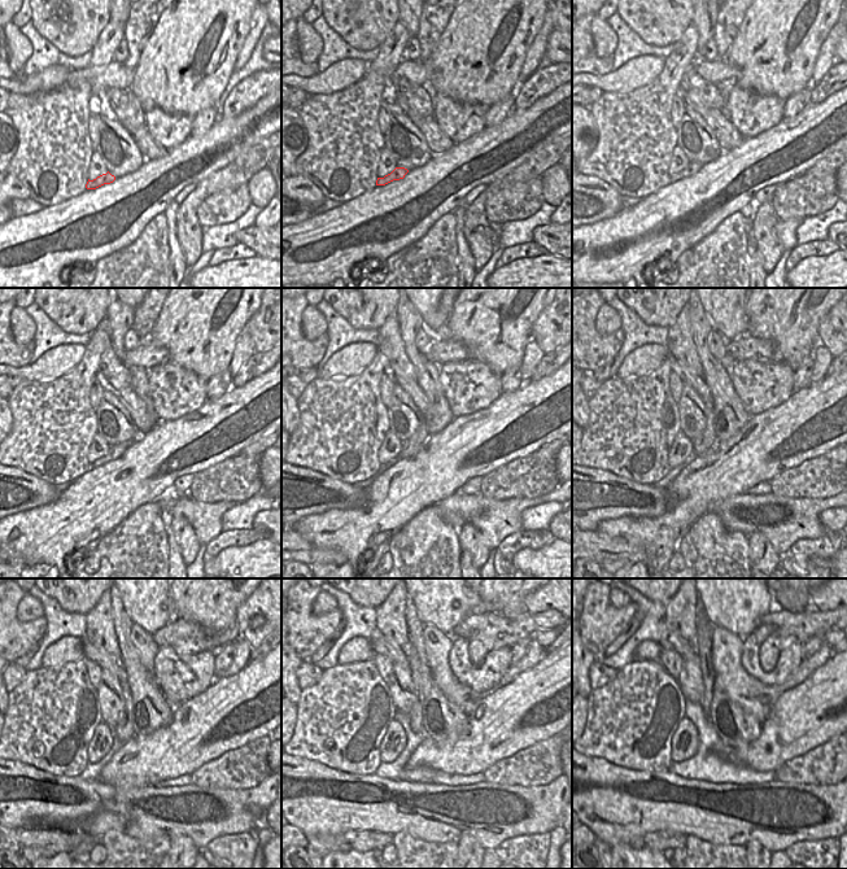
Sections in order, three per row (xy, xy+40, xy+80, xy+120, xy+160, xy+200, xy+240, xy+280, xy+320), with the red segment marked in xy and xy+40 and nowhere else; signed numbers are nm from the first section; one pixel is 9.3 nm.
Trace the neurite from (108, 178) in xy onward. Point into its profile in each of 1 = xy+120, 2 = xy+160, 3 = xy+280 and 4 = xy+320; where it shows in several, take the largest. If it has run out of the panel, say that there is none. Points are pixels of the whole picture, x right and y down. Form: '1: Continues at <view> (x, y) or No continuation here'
1: Continues at xy+120 (116, 452)
2: Continues at xy+160 (410, 446)
3: Continues at xy+280 (415, 714)
4: Continues at xy+320 (703, 637)

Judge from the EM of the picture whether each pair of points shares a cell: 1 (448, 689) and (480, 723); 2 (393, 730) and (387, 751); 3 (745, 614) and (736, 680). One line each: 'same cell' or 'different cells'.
1: different cells
2: same cell
3: different cells

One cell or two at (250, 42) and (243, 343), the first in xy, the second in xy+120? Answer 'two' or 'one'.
one

